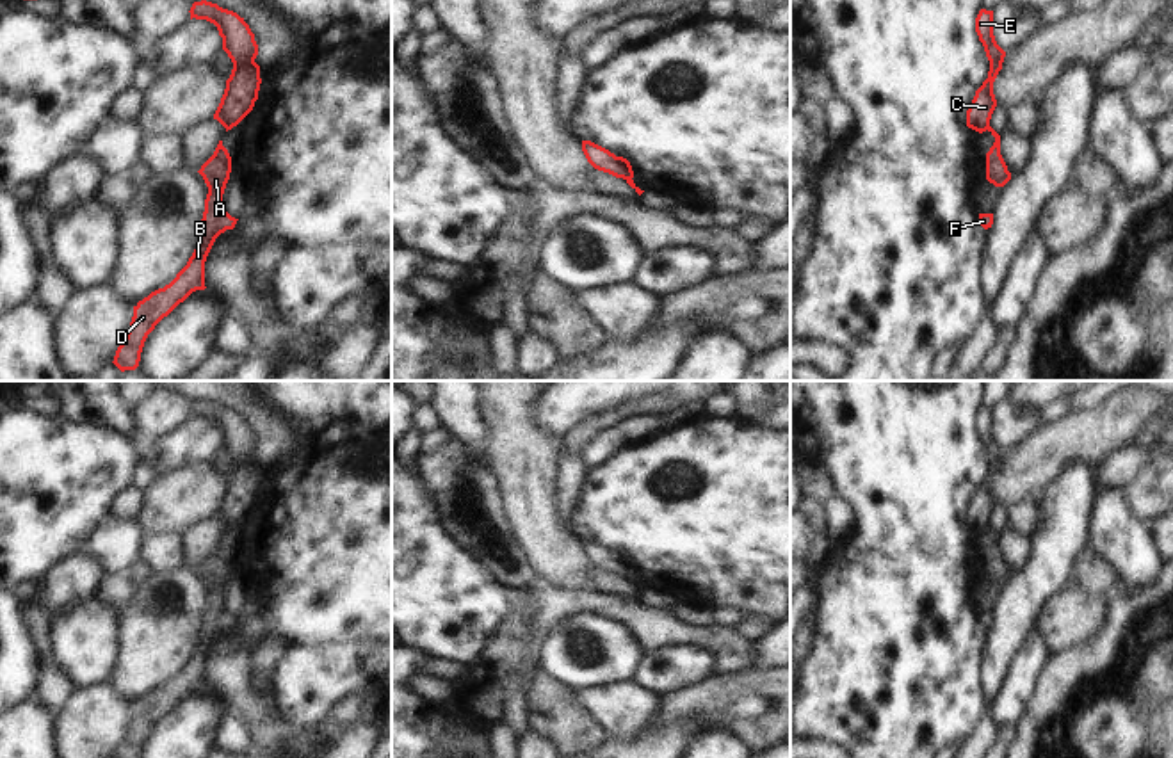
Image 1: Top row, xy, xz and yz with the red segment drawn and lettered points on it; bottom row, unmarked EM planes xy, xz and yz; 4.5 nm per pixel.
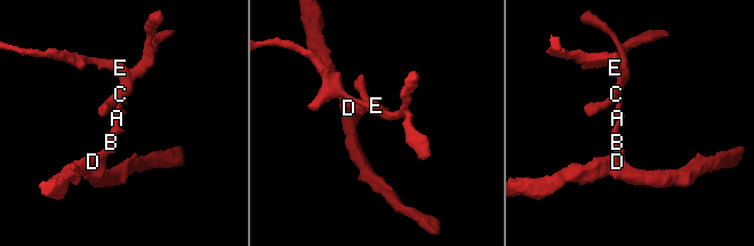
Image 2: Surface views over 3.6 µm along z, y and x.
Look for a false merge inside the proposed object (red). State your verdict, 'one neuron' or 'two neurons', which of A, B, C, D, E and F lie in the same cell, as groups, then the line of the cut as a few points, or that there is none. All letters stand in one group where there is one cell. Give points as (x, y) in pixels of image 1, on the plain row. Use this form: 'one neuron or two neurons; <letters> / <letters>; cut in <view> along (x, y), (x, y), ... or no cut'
two neurons; A B D F / C E; cut in yz along (988, 524), (985, 527)

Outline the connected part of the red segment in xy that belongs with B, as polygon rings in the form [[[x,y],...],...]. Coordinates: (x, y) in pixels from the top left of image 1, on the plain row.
[[[219,539],[214,553],[198,569],[208,593],[201,617],[199,635],[192,655],[176,676],[151,690],[133,705],[133,715],[125,740],[117,746],[114,758],[141,758],[148,733],[192,690],[205,689],[205,660],[215,637],[226,628],[233,628],[237,619],[222,607],[222,593],[231,571],[231,555]]]

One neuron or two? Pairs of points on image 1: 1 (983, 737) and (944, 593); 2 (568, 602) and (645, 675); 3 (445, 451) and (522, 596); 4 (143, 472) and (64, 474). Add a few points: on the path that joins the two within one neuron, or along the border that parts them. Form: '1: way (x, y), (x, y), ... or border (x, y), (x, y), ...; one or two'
1: border (986, 712), (965, 739); two
2: border (684, 643), (643, 652); two
3: border (534, 582), (508, 589); two
4: border (141, 459), (129, 486); two

